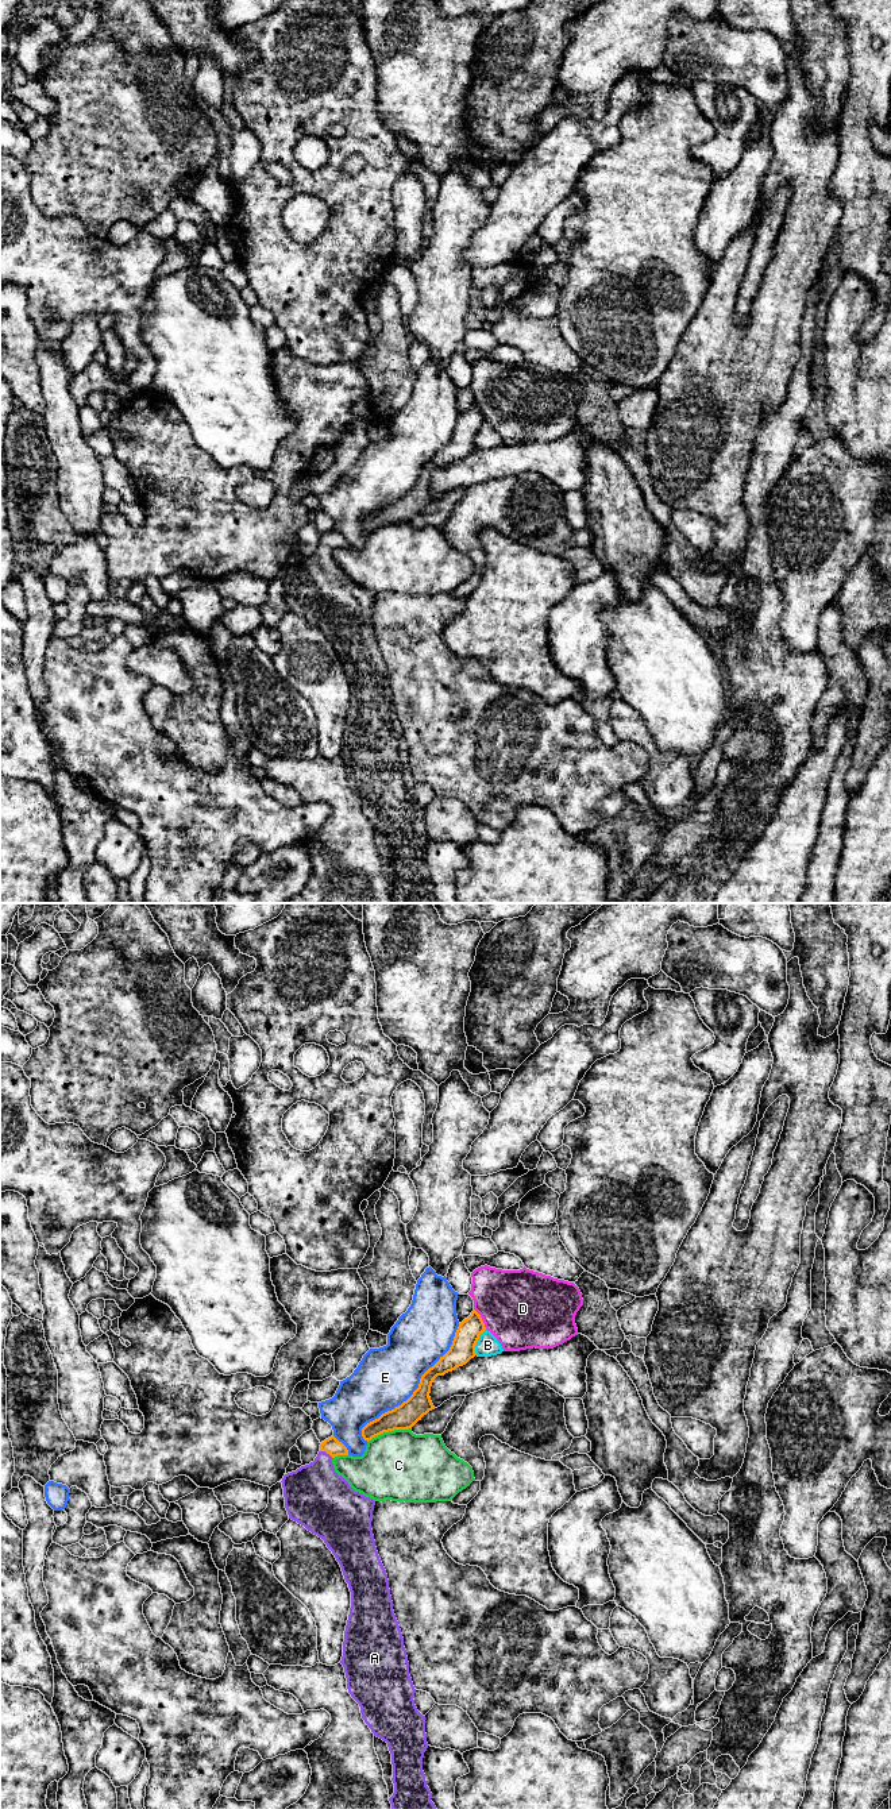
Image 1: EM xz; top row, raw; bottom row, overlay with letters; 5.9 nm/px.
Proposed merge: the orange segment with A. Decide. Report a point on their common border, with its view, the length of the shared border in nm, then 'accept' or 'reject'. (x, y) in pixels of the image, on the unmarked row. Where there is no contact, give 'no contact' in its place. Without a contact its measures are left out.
xz (327, 546) | 90 nm | accept

